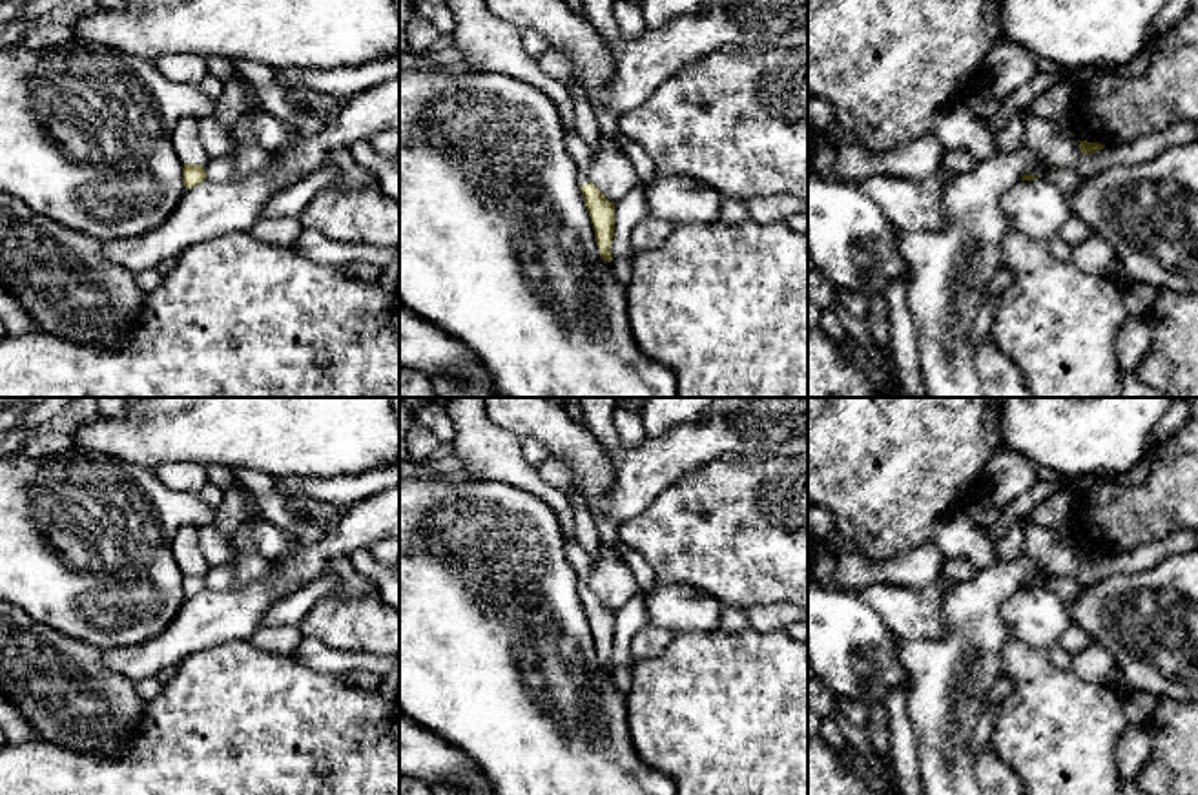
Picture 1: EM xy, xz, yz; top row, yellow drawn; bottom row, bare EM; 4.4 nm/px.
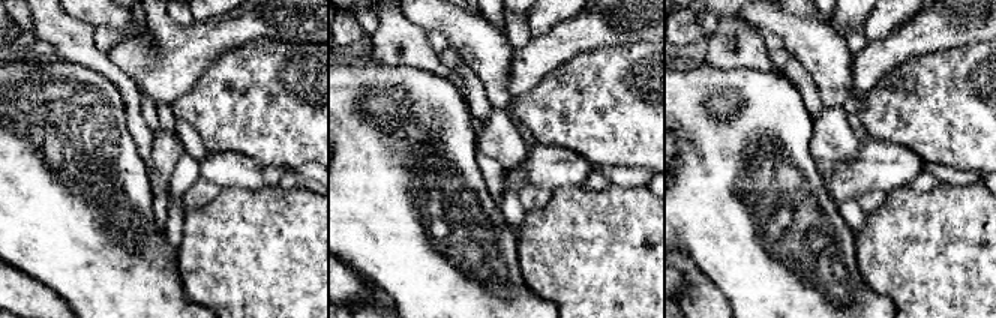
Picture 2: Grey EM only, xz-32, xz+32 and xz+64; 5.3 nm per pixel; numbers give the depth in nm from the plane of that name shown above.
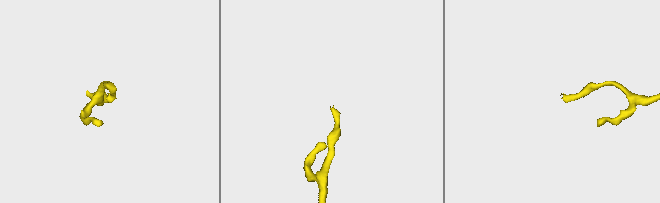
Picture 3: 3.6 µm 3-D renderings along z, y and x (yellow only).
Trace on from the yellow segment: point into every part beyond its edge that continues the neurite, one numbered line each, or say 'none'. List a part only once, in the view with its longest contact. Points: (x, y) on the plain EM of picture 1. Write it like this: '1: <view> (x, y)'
1: xz (489, 453)

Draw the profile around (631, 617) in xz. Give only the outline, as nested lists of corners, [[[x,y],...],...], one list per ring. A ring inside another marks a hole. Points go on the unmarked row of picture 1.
[[[636,593],[614,613],[614,647],[611,653],[613,667],[633,669],[636,658],[631,653],[631,640],[647,624],[647,609],[642,593]]]

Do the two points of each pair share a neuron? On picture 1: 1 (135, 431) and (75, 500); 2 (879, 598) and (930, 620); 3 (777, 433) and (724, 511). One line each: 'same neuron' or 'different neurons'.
1: different neurons
2: same neuron
3: different neurons

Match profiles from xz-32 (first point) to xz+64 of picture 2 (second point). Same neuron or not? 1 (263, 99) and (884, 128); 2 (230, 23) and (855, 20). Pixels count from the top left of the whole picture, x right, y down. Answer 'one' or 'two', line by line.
1: one
2: two

